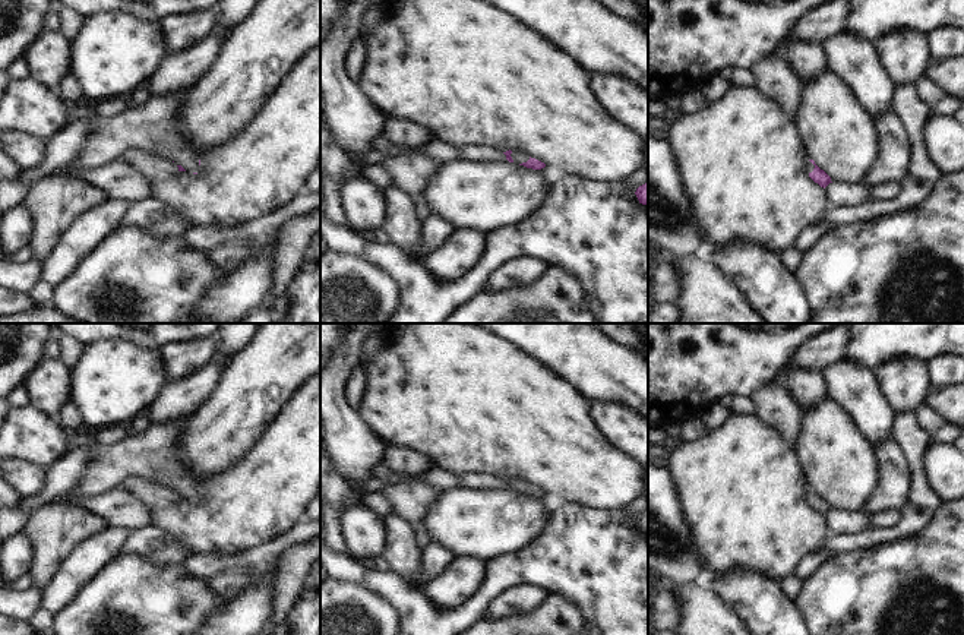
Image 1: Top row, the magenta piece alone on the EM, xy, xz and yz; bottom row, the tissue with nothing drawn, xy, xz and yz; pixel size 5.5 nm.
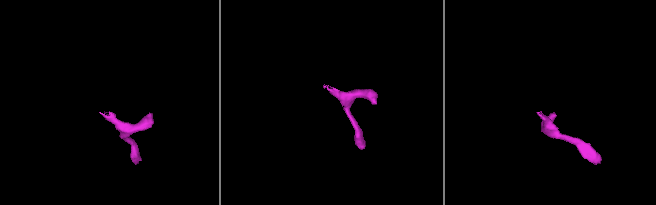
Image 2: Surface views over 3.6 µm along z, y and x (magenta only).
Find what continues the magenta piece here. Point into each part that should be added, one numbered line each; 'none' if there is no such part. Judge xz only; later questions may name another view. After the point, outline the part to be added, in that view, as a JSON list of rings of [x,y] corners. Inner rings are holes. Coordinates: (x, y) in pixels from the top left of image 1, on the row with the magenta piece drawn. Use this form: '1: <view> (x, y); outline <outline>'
1: xz (518, 157); outline [[[512,151],[511,157],[512,157],[513,162],[516,162],[516,164],[522,164],[530,159],[528,155],[518,152],[518,151]]]

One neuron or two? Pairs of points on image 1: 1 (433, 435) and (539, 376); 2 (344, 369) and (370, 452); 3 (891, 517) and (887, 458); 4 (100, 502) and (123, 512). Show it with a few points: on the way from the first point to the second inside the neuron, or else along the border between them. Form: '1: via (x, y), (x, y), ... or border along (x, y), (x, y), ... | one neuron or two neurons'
1: via (460, 408), (462, 406), (509, 406), (512, 403) | one neuron
2: via (337, 389), (337, 417), (350, 432) | one neuron
3: border along (900, 509), (887, 509), (869, 515) | two neurons
4: via (106, 505), (117, 509) | one neuron

